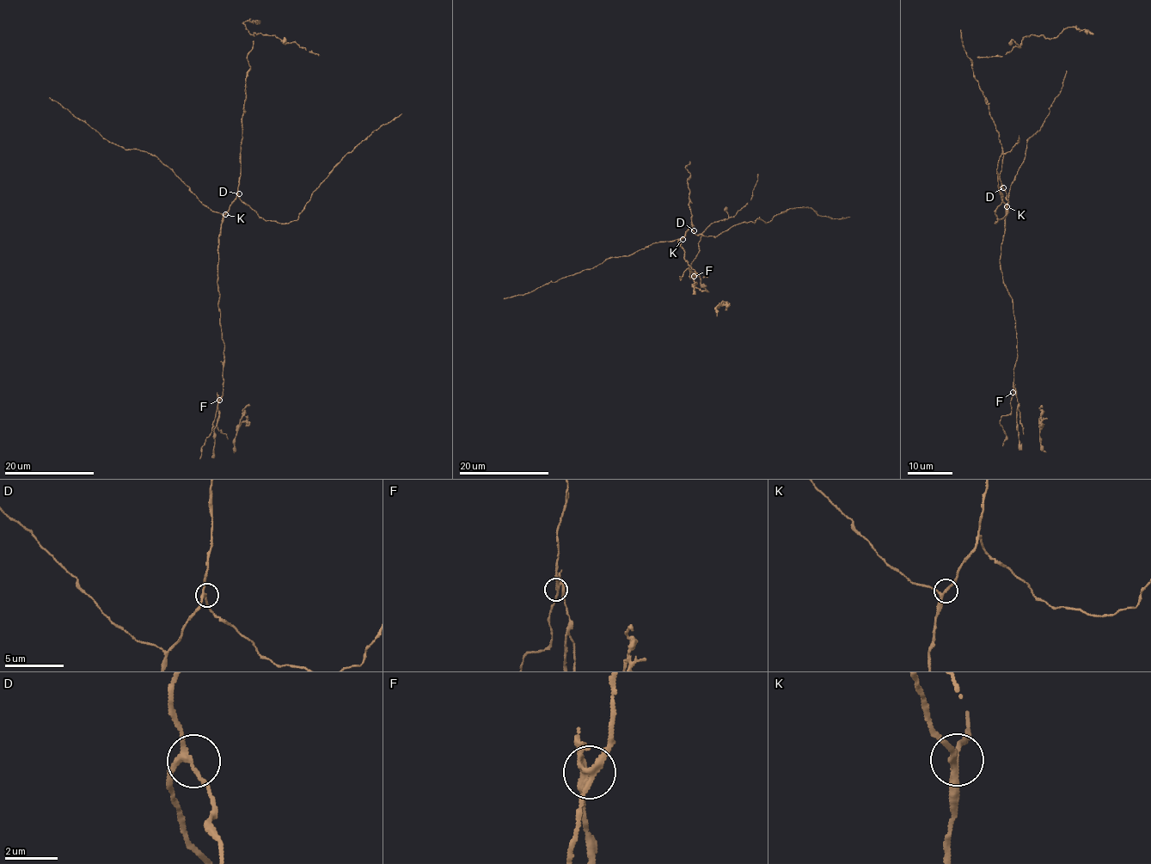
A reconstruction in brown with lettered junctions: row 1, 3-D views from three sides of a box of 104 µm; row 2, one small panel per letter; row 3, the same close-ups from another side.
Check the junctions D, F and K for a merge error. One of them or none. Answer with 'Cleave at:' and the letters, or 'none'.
Cleave at: F

